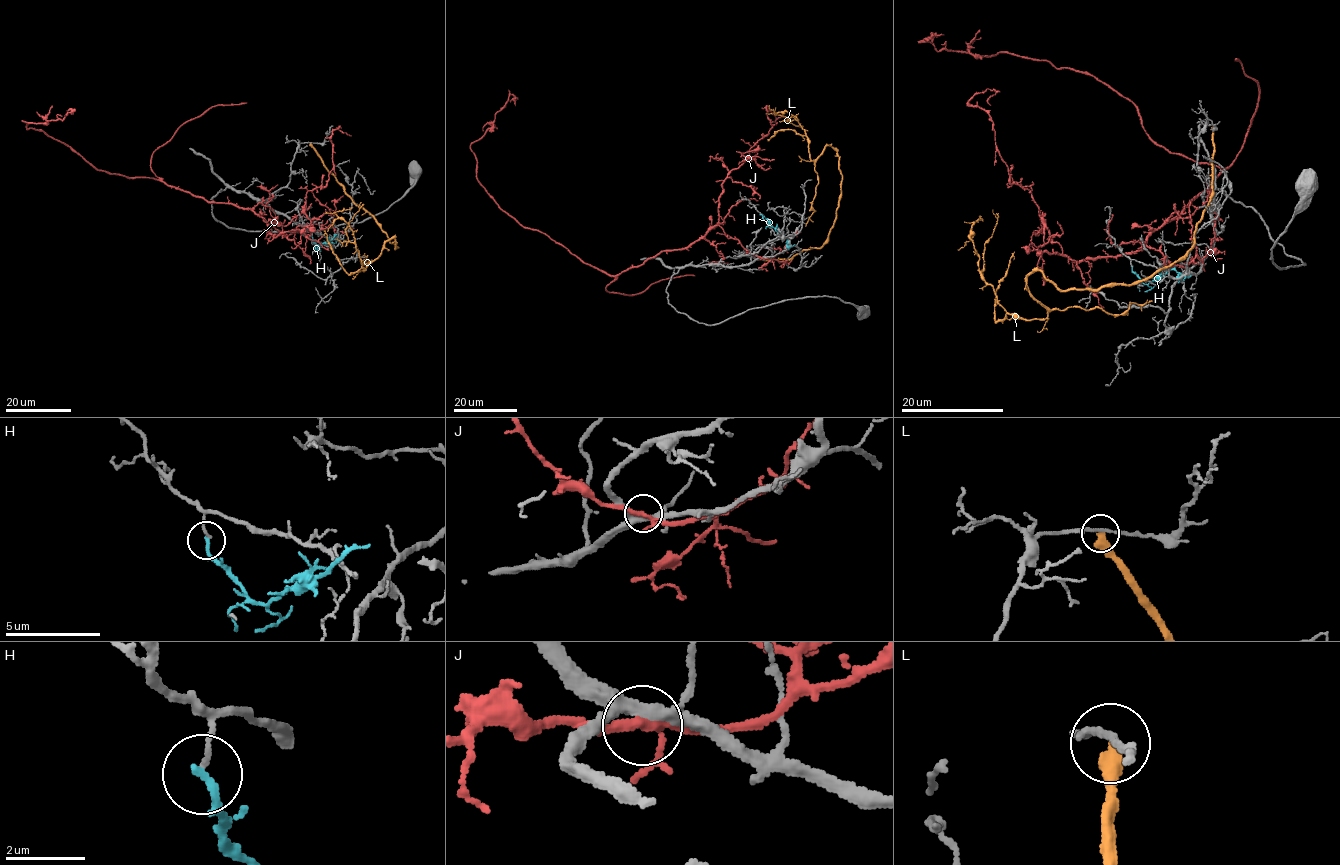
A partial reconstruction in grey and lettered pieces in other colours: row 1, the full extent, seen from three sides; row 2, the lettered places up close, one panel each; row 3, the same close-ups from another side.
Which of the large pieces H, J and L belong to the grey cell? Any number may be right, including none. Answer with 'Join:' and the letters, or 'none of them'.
Join: none of them

